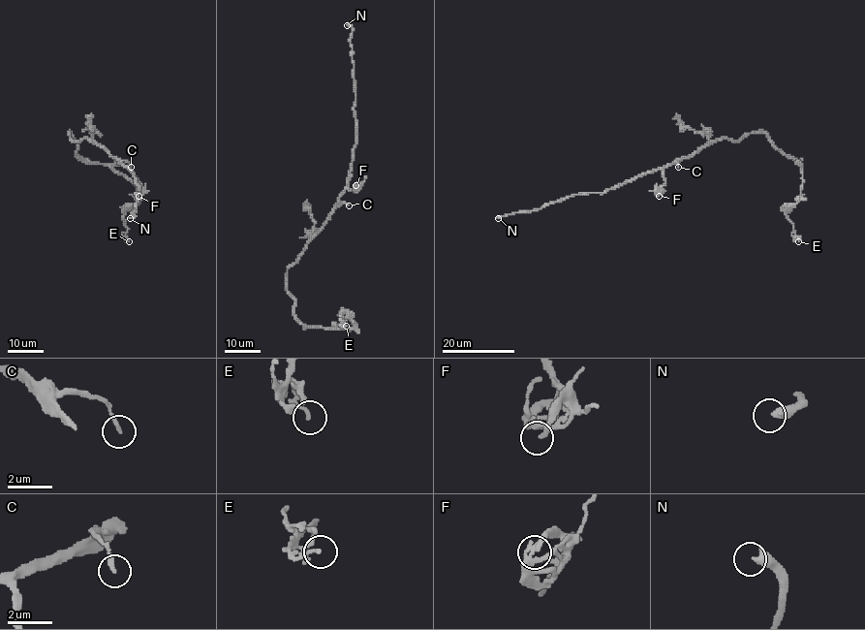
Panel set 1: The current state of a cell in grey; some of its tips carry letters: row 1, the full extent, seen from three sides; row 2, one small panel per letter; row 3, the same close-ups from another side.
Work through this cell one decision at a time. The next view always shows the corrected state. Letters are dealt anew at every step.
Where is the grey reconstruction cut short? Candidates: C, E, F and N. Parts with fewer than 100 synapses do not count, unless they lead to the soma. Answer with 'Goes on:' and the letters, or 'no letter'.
Goes on: N

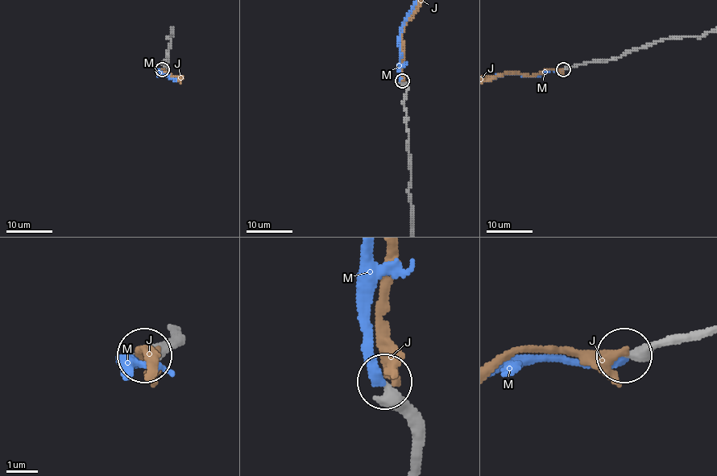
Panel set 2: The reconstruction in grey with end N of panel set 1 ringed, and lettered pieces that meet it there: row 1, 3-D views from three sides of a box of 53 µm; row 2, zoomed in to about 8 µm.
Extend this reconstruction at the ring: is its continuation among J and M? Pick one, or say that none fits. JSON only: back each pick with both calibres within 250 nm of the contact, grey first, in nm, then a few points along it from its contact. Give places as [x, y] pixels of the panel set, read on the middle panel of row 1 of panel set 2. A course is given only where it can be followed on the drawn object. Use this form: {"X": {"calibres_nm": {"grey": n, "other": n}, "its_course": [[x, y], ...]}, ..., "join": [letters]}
{"M": {"calibres_nm": {"grey": 440, "other": 240}}, "join": ["M"]}

